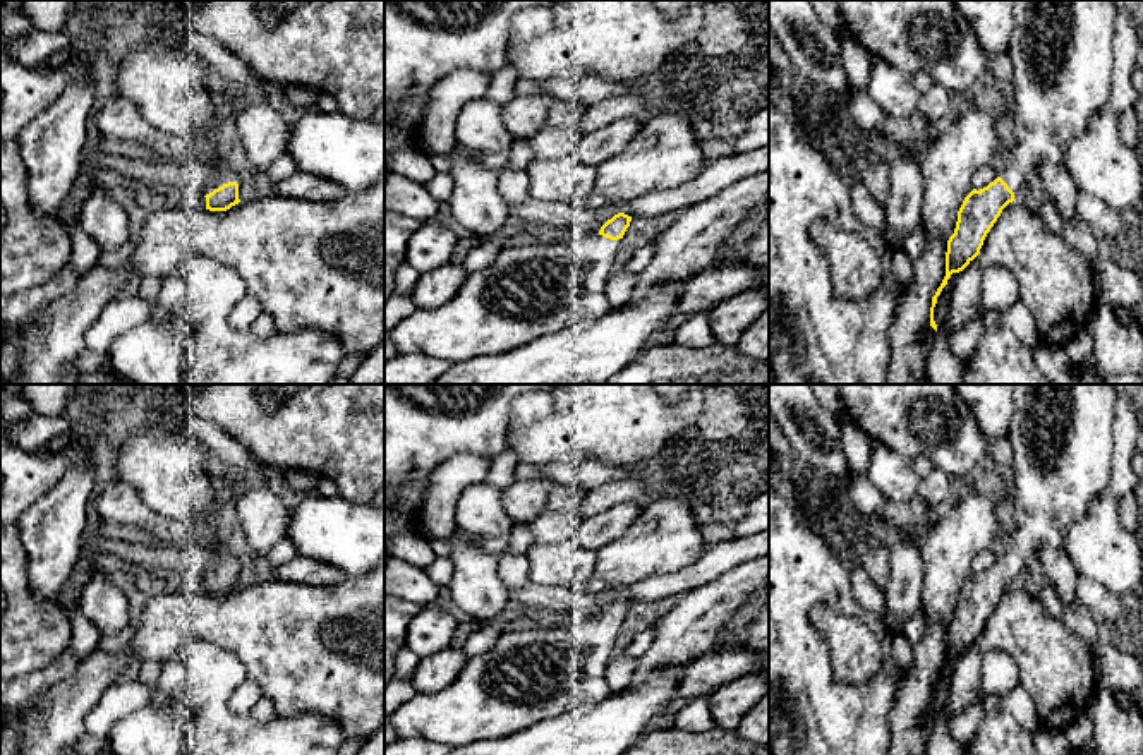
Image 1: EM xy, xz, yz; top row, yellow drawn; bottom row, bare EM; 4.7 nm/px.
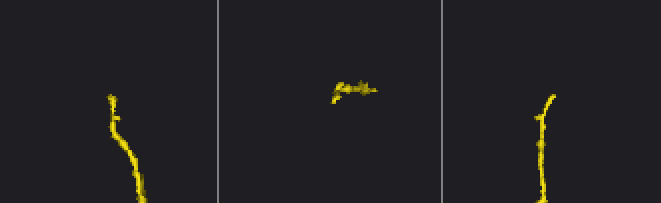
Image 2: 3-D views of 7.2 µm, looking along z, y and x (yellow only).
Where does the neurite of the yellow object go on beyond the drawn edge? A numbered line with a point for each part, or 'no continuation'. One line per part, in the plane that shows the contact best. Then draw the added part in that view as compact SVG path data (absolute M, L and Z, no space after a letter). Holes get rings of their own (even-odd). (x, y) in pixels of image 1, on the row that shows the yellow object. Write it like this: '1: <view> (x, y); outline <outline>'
1: xy (189, 158); outline M161 139L154 141L154 144L161 151L166 151L168 154L178 160L184 175L192 177L192 189L203 196L213 192L223 184L228 182L239 184L237 173L227 163L227 151L223 148L203 148L197 144L182 146L182 144L170 144L168 141ZM204 161L213 163L218 172L216 177L211 180L199 178L199 168Z

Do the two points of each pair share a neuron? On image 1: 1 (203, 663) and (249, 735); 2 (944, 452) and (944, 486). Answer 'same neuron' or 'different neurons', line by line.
1: same neuron
2: different neurons

